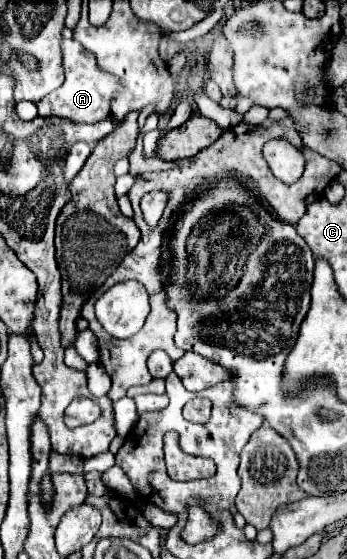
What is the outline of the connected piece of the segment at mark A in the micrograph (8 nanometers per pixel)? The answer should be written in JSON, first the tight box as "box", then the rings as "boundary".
{"box":[36,40,118,124],"boundary":[[[62,40],[62,60],[64,60],[62,64],[64,64],[66,80],[58,90],[44,96],[36,104],[38,114],[44,118],[58,116],[58,118],[66,118],[72,122],[88,122],[88,124],[94,124],[106,118],[110,114],[110,96],[118,88],[116,78],[102,72],[96,66],[96,58],[90,52],[86,52],[76,40]]]}

